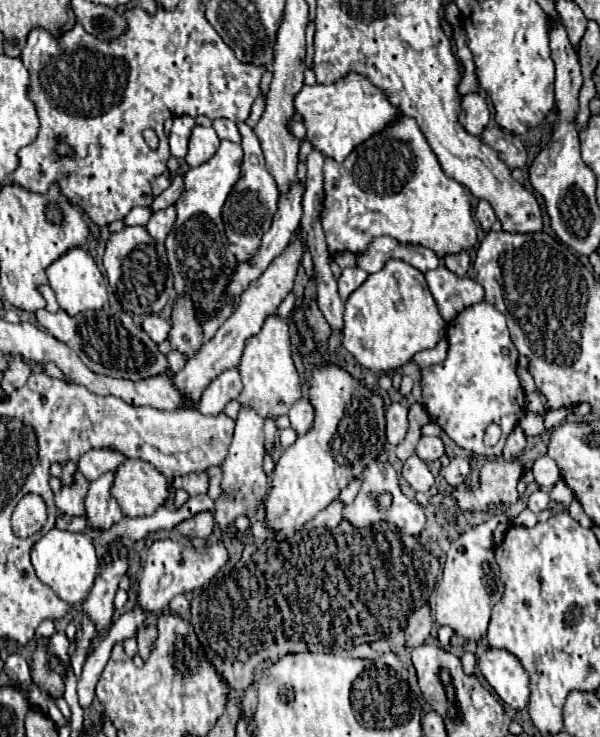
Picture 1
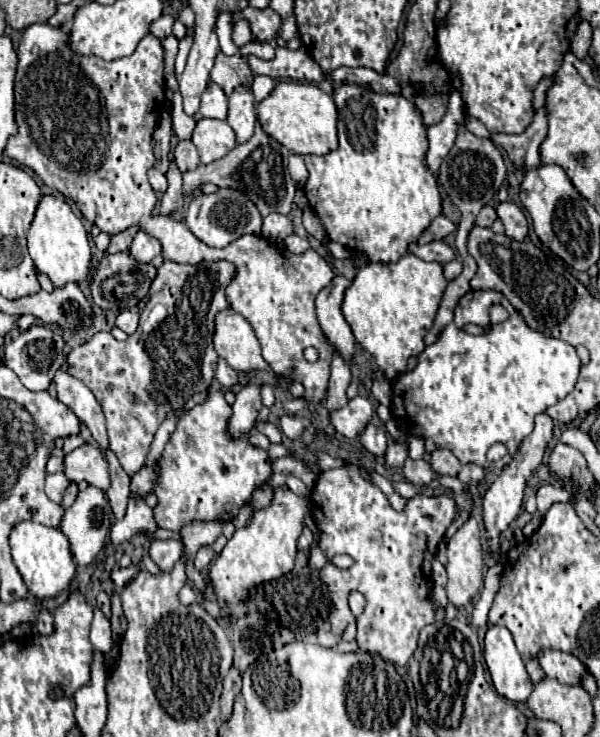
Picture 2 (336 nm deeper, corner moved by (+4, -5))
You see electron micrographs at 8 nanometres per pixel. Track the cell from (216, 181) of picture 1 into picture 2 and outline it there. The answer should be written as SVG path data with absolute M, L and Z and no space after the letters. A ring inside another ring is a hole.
M206 118L198 120L194 134L192 134L192 142L196 144L196 148L200 152L202 164L210 164L214 160L220 160L236 146L234 130L230 128L228 122L206 120Z

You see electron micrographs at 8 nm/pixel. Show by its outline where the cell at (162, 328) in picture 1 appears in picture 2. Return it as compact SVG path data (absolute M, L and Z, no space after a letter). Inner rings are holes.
M124 310L124 312L120 312L118 318L116 318L116 326L118 326L120 330L124 330L126 334L134 334L136 328L138 328L138 318L140 318L138 314Z

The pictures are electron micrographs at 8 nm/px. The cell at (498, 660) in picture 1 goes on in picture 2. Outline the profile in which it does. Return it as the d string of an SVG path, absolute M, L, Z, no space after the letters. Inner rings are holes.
M488 628L484 642L484 660L488 664L488 672L496 692L510 702L526 702L534 684L526 674L524 662L514 646L508 628Z

